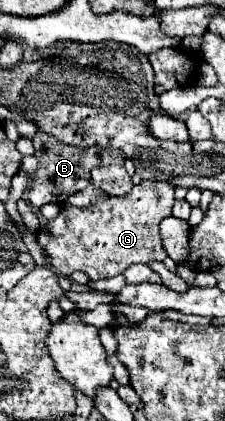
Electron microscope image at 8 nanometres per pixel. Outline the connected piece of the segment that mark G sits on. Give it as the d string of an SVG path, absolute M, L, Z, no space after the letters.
M142 180L138 186L134 186L126 196L108 196L104 200L98 200L90 208L62 208L60 214L54 220L48 220L46 226L38 232L38 244L44 248L44 254L48 258L48 264L54 266L54 270L60 276L70 276L76 270L82 270L88 274L90 280L102 280L112 278L116 274L122 274L130 264L136 262L150 262L150 260L164 260L168 254L162 246L160 238L160 222L172 214L174 204L174 186L168 180L152 182Z

